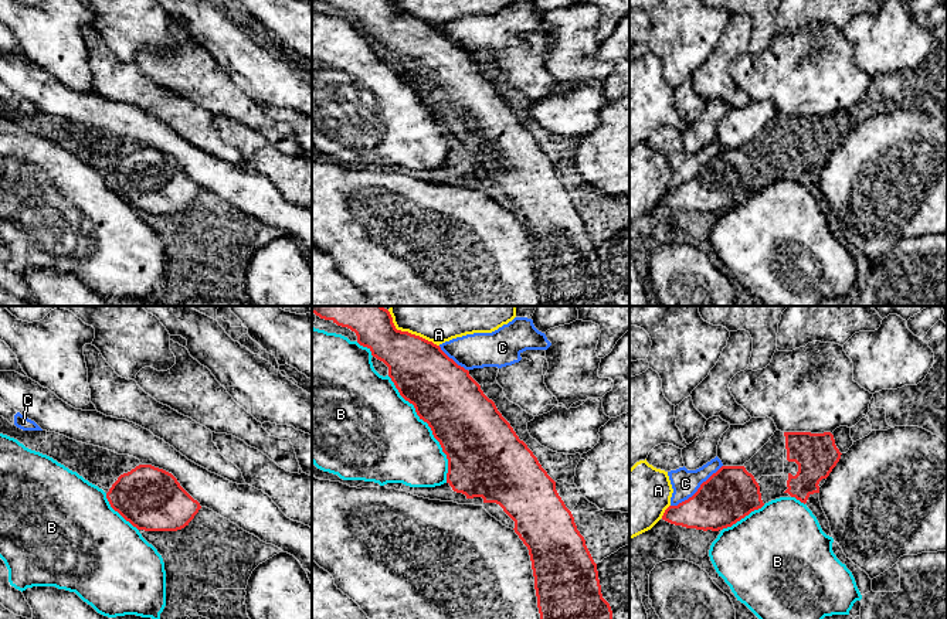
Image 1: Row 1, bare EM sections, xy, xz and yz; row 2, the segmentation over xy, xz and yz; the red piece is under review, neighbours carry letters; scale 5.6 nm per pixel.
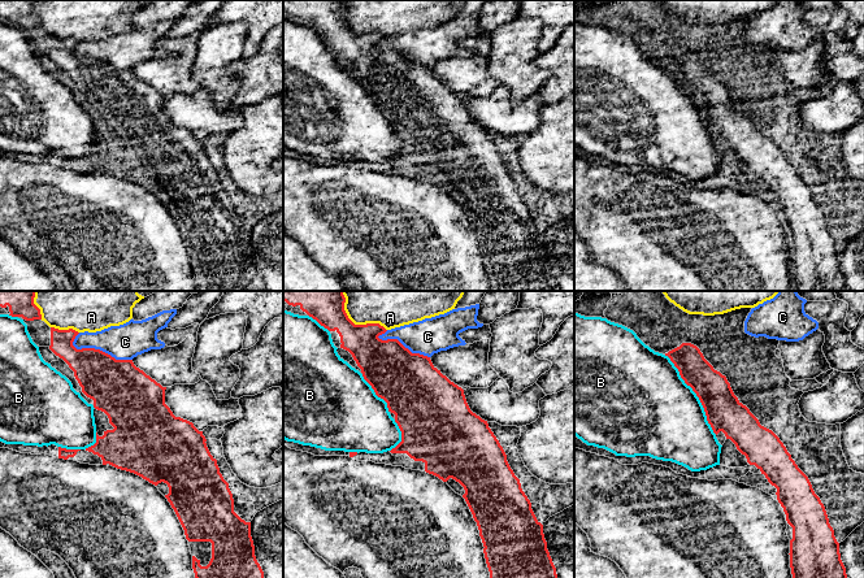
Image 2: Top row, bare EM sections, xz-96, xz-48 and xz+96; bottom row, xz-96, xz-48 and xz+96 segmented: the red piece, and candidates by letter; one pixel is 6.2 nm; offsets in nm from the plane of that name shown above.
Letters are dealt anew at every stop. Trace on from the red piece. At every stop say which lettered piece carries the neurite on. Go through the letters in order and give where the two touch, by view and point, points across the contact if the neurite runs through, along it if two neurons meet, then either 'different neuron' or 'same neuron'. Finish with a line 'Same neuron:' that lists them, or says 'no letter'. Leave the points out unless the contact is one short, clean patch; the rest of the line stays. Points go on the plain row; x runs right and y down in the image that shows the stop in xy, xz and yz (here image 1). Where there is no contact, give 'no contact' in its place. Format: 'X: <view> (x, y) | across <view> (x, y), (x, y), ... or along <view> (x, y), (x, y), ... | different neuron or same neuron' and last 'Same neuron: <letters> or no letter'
A: xz (413, 17) | different neuron
B: xz (430, 109) | different neuron
C: yz (698, 173) | different neuron
Same neuron: no letter

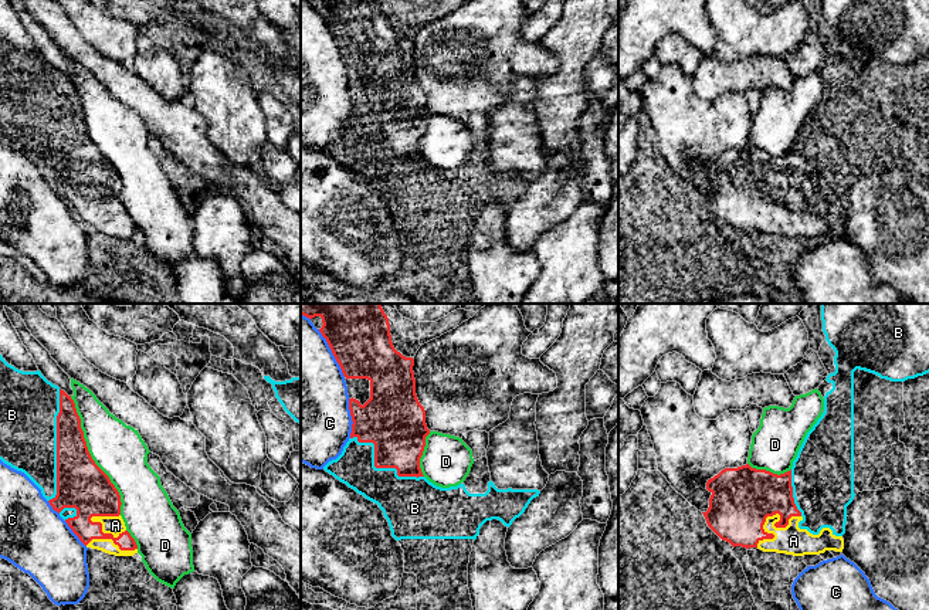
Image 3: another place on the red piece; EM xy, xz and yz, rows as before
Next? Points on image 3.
A: xy (112, 219) | across xy (97, 178), (91, 202), (112, 219), (115, 207) | same neuron
B: xy (57, 128) | different neuron
C: xz (332, 34) | different neuron
D: xy (90, 138) | different neuron
Same neuron: A

